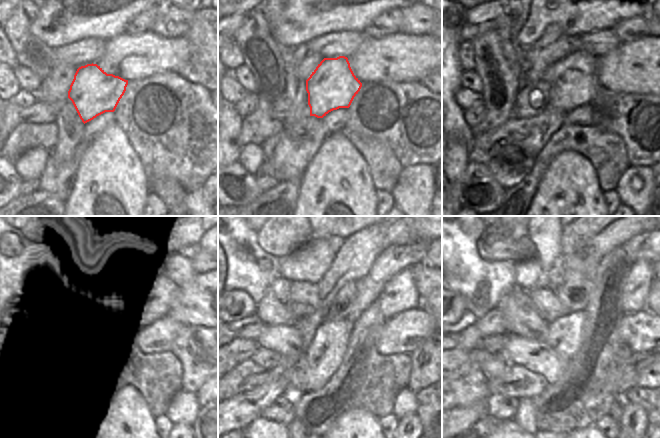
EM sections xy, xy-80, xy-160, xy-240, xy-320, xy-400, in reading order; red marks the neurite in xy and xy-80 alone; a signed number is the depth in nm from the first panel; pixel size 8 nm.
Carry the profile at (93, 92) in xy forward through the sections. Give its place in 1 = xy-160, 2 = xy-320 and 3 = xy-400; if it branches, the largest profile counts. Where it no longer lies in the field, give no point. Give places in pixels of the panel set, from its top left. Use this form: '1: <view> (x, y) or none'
1: xy-160 (573, 80)
2: xy-320 (390, 280)
3: xy-400 (644, 249)

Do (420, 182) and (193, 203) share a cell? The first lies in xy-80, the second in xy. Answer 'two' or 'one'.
one

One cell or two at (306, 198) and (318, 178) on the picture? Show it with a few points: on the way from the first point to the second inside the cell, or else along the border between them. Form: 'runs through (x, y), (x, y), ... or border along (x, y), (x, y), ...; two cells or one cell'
runs through (311, 193), (318, 186), (318, 183); one cell

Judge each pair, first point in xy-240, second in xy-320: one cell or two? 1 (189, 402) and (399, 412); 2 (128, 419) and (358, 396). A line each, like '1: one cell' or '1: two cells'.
1: one cell
2: two cells

